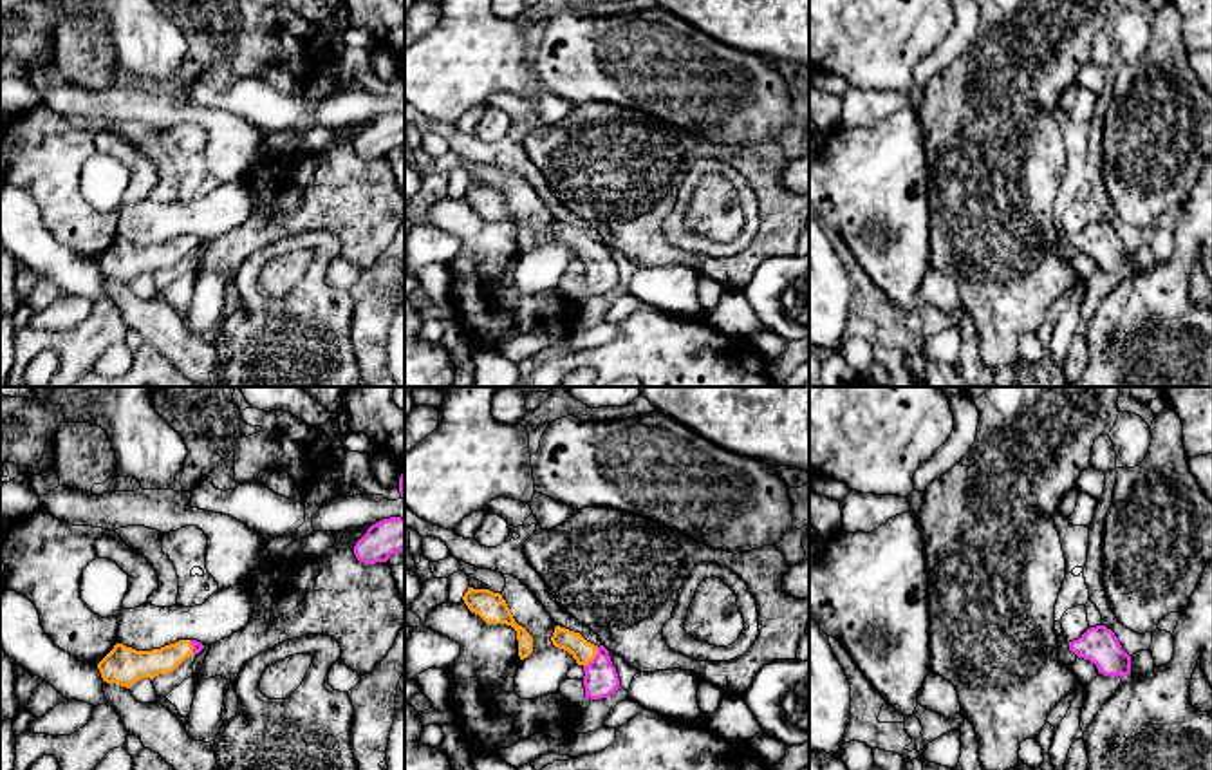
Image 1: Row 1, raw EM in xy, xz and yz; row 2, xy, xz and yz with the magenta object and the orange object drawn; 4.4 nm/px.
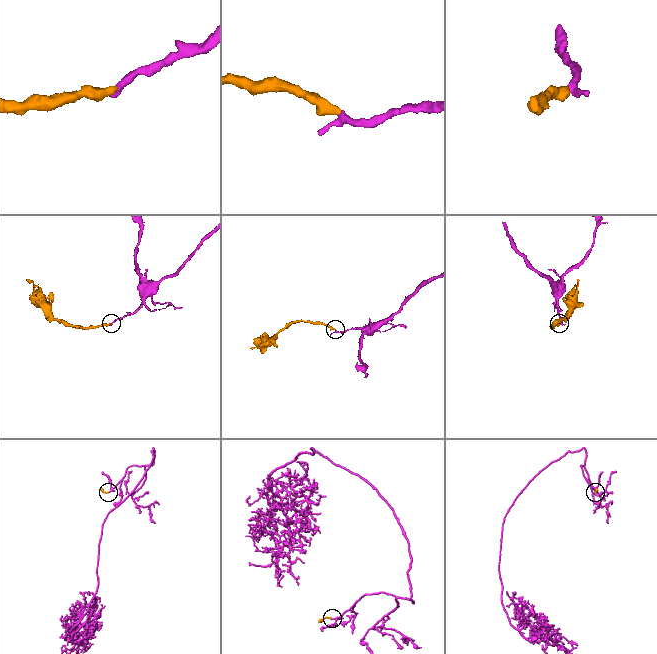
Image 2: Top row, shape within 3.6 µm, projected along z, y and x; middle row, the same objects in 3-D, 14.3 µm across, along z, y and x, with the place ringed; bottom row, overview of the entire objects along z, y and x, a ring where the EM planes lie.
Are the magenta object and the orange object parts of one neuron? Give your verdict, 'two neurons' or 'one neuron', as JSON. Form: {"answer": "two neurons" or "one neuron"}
{"answer": "one neuron"}

